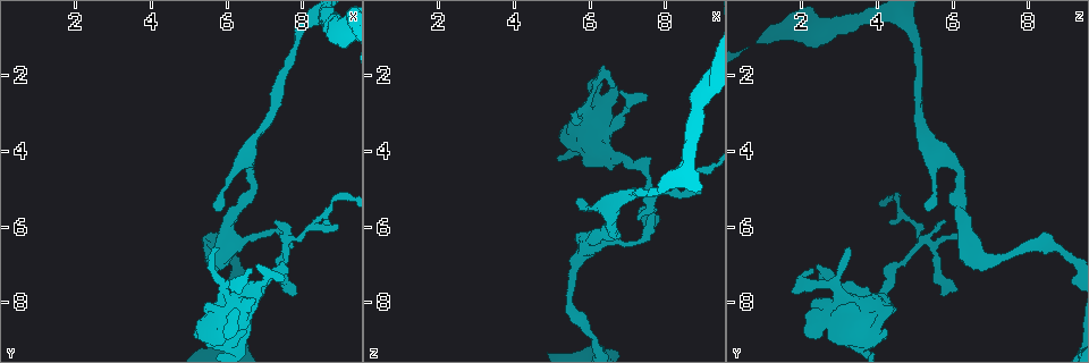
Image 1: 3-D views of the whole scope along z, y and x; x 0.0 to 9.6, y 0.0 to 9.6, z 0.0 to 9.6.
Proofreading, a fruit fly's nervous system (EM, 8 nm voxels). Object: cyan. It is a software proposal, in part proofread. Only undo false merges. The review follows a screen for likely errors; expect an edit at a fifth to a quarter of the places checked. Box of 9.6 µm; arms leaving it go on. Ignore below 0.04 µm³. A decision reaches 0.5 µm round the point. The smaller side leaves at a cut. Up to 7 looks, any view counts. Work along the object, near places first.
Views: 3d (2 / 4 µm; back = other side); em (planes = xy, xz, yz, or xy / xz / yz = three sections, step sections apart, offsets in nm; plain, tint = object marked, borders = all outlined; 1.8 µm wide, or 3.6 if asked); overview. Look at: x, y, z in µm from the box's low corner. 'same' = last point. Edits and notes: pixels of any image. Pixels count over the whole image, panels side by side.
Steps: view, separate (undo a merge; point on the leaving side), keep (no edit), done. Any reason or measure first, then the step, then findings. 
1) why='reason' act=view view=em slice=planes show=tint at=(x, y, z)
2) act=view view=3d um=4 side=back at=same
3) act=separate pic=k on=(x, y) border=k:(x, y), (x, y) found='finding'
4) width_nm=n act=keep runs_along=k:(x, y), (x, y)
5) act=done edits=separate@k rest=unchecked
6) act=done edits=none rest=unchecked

why='sudden change in width' act=view view=em um=3.6 slice=planes show=borders at=(6.15, 6.35, 6.45)

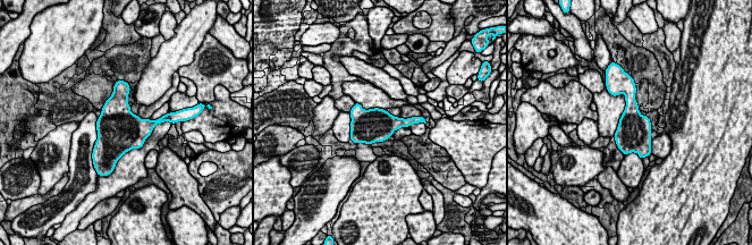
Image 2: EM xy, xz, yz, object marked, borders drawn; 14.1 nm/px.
width_nm=480 act=keep found='continuous, no second neuron'

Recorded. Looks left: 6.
why='sudden change in width' act=view view=em um=3.6 slice=planes show=tint at=(6.45, 8.10, 4.05)

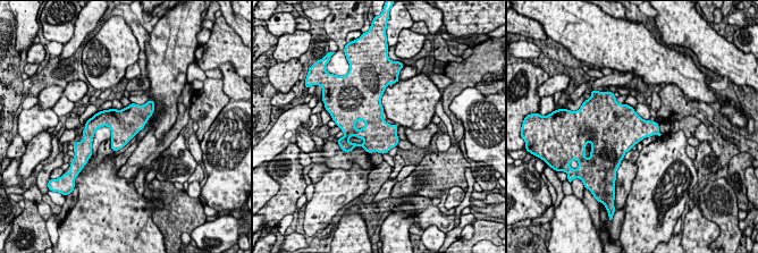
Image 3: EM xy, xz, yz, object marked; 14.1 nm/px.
act=keep found='continuous, no second neuron'

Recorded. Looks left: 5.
why='four or more arms meet' act=view view=em slice=planes show=plain at=(7.55, 6.45, 5.40)

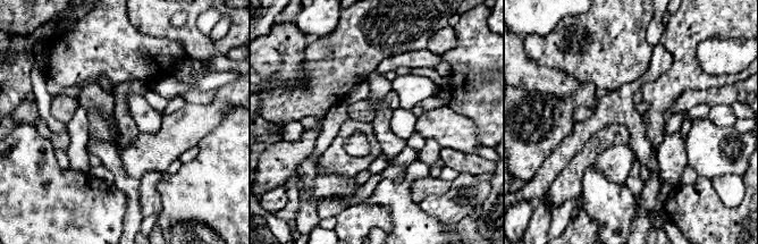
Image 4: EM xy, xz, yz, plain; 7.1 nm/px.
why='where the object lies' act=view view=em slice=planes show=tint at=same

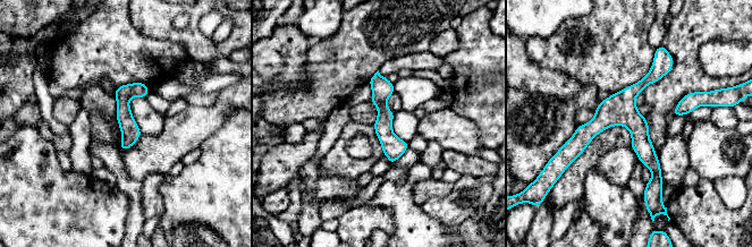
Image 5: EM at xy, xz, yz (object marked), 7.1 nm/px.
act=keep runs_along=5:(657, 61), (630, 96), (656, 169), (650, 190) found='one neuron here'

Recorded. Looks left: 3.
act=done edits=none rest=unchecked

